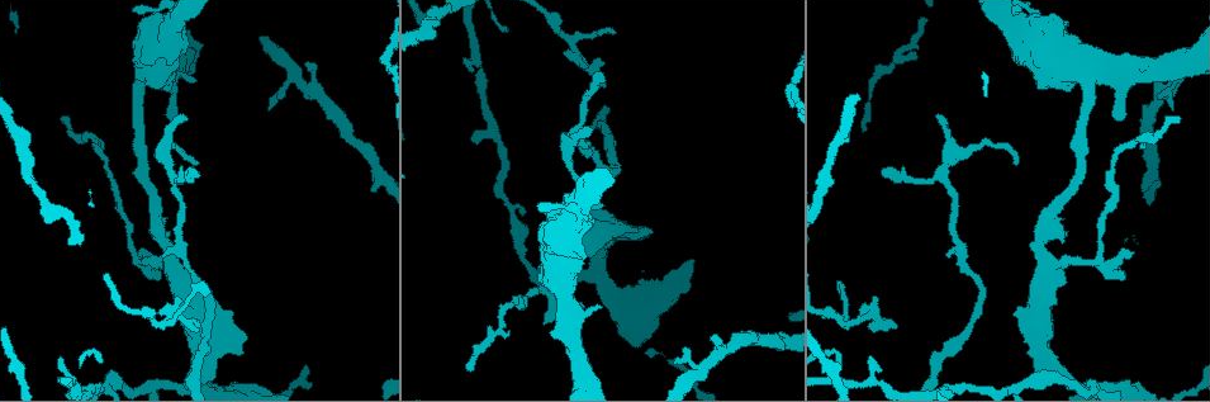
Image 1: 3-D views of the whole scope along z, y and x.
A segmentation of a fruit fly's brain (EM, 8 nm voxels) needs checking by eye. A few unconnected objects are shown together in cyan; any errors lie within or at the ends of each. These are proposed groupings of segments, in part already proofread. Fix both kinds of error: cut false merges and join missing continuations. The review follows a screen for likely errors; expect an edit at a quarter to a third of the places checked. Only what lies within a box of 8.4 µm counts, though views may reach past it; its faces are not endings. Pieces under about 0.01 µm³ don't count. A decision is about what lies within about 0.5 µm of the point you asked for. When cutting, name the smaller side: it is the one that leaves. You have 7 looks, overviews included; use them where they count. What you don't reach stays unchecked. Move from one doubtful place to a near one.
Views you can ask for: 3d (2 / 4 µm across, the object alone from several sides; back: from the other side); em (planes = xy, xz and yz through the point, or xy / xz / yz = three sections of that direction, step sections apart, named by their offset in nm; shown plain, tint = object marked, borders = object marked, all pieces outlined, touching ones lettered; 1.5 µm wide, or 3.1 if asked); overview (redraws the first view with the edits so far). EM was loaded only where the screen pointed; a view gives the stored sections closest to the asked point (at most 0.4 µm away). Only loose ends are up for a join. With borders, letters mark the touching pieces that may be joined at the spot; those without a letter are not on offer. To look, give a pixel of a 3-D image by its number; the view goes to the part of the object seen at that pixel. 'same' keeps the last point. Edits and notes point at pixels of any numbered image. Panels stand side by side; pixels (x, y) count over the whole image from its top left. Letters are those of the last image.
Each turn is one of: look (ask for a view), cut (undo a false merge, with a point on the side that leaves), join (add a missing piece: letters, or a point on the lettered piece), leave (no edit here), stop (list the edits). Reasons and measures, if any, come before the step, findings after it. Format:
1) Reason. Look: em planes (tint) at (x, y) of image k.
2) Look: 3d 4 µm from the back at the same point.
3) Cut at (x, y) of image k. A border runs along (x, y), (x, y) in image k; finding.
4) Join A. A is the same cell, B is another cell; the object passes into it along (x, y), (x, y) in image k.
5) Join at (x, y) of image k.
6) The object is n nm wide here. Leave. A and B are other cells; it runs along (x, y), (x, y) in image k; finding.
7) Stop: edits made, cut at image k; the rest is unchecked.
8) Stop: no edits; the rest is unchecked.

Branch stops here. Look: em planes (borders) at (598, 73) of image 1.

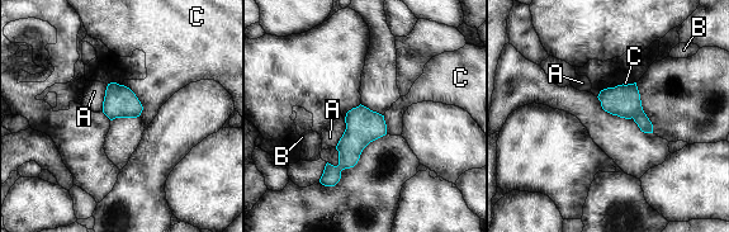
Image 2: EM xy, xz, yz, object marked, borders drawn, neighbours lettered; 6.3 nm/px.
The object is 200 nm wide here; the longest contact is with C, 240 nm. Leave. A, B and C are other cells; no lettered piece goes on from it.

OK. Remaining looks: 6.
An open end. Look: em planes (borders) at (1016, 164) of image 1.

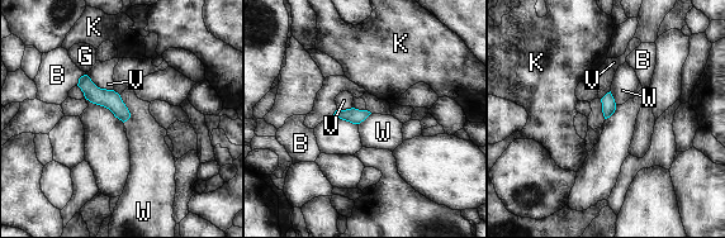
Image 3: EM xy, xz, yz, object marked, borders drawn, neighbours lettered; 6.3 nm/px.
Leave. B, G, K, V and W are other cells; it runs along (81, 81), (126, 115) in image 3; no lettered piece goes on from it.

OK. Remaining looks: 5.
Thick end. Look: em xz step 4 (tint) at (581, 258) of image 1.

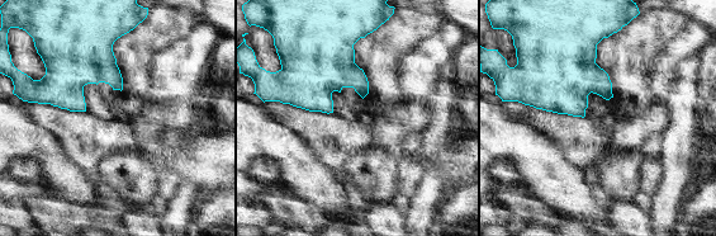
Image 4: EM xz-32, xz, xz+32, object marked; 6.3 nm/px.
Look: em planes (borders) at the same point.

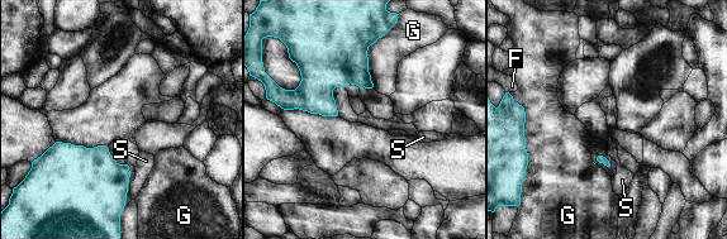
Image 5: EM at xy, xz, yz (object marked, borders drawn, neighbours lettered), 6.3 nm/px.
Leave. F, G and S are other cells; a border runs along (383, 36), (367, 51), (372, 86) in image 5; no lettered piece goes on from it.

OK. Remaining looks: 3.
Stop: no edits; the rest is unchecked.

